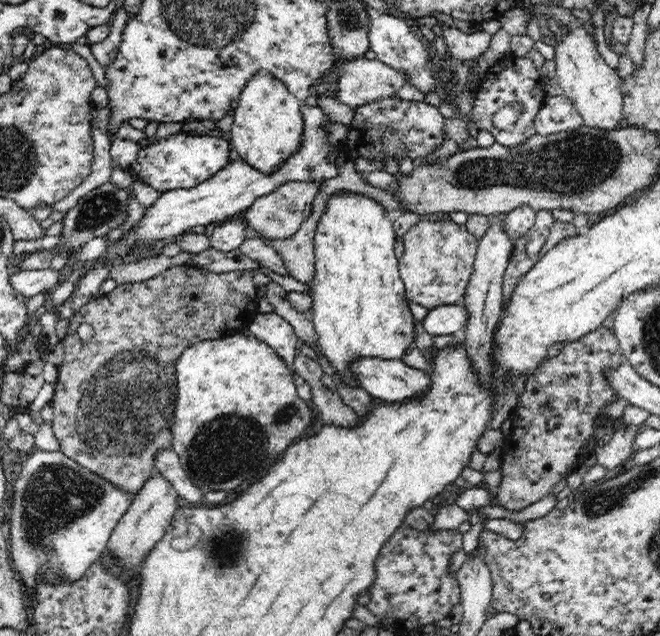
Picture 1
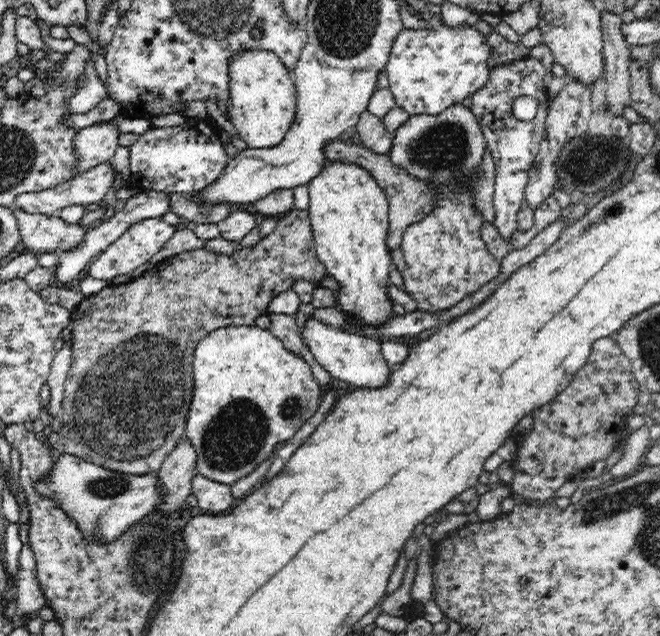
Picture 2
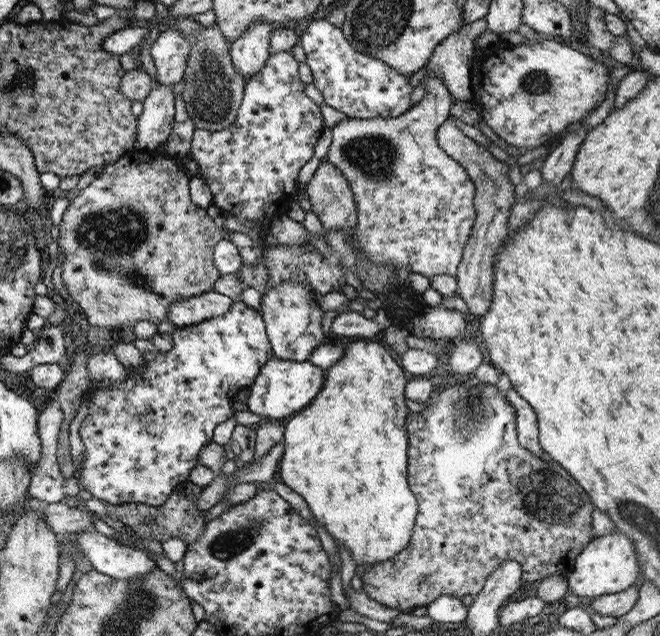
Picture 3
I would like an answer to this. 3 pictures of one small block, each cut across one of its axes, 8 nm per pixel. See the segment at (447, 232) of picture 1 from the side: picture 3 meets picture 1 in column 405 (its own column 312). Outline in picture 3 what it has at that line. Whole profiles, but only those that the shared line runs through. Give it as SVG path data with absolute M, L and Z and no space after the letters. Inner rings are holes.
M437 74L423 76L420 84L425 85L425 97L395 118L346 118L331 128L327 162L335 165L349 183L357 207L357 226L353 230L323 228L321 239L307 232L307 244L301 246L266 246L262 256L267 267L267 282L262 291L283 281L305 281L305 285L311 285L313 296L323 296L332 290L341 292L341 285L347 283L338 263L349 266L352 274L355 274L357 255L363 255L373 265L387 265L395 270L405 264L410 272L421 273L428 280L432 280L436 274L455 276L463 247L475 221L474 186L463 166L447 156L435 138L437 127L449 117L452 96Z

